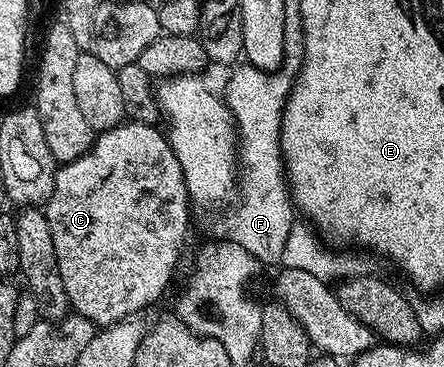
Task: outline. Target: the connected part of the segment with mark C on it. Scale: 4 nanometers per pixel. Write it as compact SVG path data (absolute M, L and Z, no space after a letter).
M124 120L118 126L102 131L92 141L86 154L72 162L62 163L56 169L53 196L49 196L49 200L45 203L45 213L49 220L49 228L53 232L53 248L57 248L57 268L61 268L61 280L65 284L70 309L94 322L96 327L102 328L138 315L146 306L157 301L166 292L167 285L175 274L175 265L179 262L179 249L187 238L187 225L191 222L190 209L192 210L192 207L189 205L181 164L177 164L177 156L167 140L166 133L158 125L150 122Z

